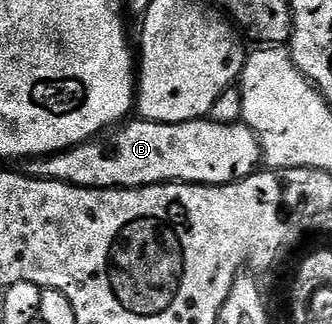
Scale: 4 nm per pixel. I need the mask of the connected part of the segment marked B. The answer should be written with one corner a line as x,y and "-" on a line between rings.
197,118
194,122
146,122
144,120
126,121
116,128
85,142
82,146
73,146
70,150
63,150
60,154
51,154
44,158
35,158
28,163
28,177
46,178
52,182
69,182
72,186
86,186
92,190
137,190
141,186
159,186
163,182
187,182
195,186
226,186
232,182
243,180
247,176
258,173
262,165
261,145
250,126
244,124
231,125
229,123
217,123
205,118

